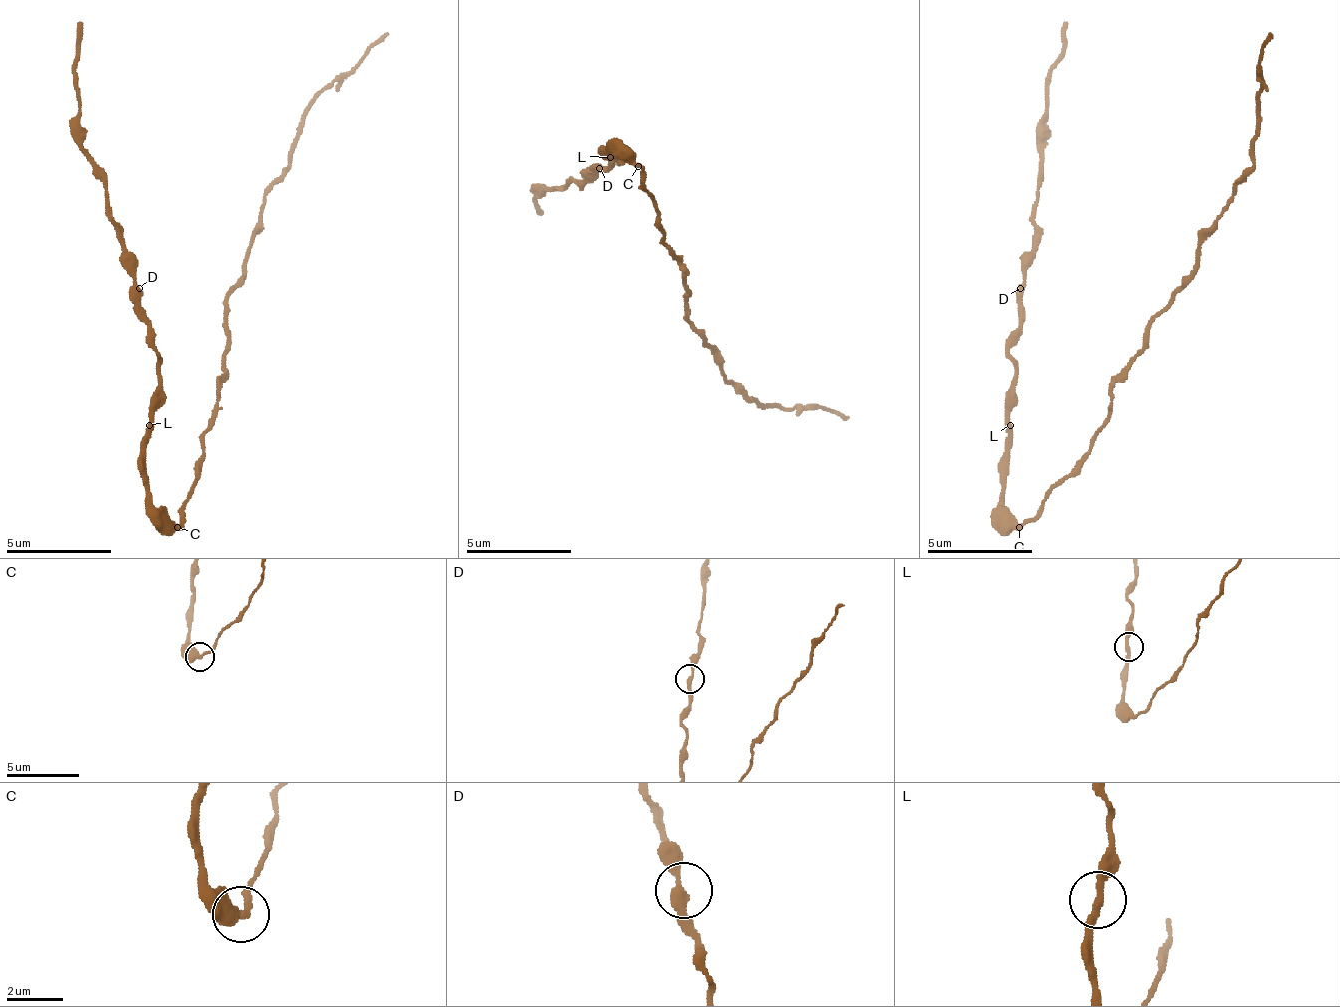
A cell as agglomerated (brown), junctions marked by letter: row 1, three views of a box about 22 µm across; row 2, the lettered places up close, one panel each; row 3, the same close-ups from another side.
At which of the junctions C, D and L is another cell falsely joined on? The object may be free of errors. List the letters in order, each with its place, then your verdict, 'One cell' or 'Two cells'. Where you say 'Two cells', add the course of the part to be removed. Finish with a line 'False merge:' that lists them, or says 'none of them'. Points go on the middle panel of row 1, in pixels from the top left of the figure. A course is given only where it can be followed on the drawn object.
C: Place: (638, 166). Two cells. Course of the part to remove: (636, 168), (663, 242), (678, 257), (689, 289), (689, 321), (721, 368), (763, 405), (837, 410), (847, 421)
D: Place: (599, 168). One cell
L: Place: (610, 157). One cell
False merge: C

